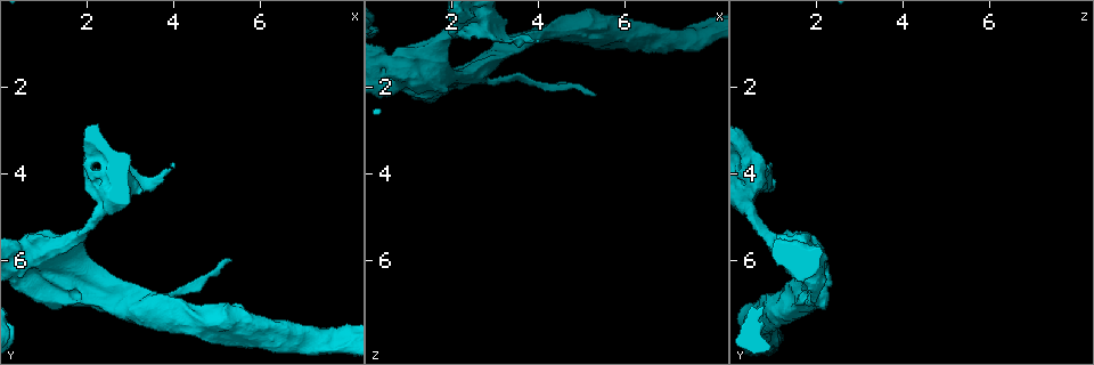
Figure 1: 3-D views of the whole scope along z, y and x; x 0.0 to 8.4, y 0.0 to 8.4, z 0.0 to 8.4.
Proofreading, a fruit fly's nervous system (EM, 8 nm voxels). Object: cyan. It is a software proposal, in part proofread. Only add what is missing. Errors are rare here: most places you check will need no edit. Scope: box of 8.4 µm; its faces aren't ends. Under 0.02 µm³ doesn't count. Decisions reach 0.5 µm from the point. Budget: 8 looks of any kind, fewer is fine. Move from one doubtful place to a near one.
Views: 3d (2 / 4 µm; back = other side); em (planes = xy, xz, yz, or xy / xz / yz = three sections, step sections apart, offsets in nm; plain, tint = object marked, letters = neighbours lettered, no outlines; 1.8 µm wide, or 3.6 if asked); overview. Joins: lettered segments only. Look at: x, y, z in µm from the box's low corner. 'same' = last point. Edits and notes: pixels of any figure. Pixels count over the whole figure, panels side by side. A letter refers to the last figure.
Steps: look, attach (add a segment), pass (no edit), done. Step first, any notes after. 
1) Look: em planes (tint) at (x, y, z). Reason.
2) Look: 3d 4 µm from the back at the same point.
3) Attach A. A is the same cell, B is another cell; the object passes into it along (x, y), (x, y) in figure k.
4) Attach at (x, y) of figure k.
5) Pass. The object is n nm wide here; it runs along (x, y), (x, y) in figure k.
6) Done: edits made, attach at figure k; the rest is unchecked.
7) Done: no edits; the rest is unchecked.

Look: 3d 2 µm at (5.30, 6.00, 2.15). Free end.

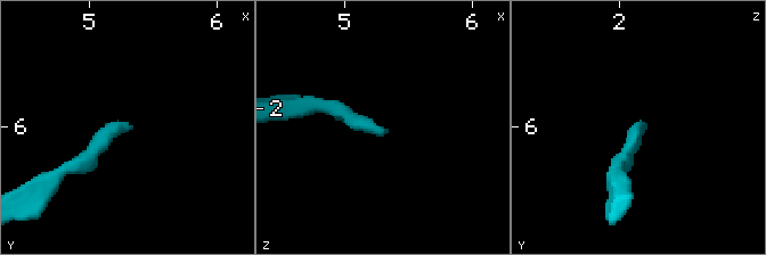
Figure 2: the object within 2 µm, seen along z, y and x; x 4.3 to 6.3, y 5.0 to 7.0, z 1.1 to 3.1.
Look: em planes (letters) at (5.30, 5.98, 2.16). Need the tissue.

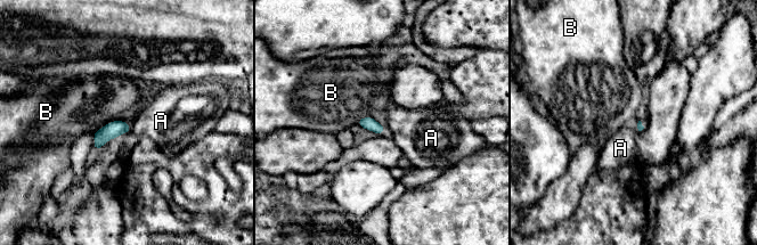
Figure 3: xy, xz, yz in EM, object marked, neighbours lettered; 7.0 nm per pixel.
Pass. A and B are other cells; a border runs along (131, 127), (129, 130) in figure 3; no lettered segment goes on from it.

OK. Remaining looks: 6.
Look: 3d 2 µm at (3.00, 6.45, 1.35). Stops while still wide.

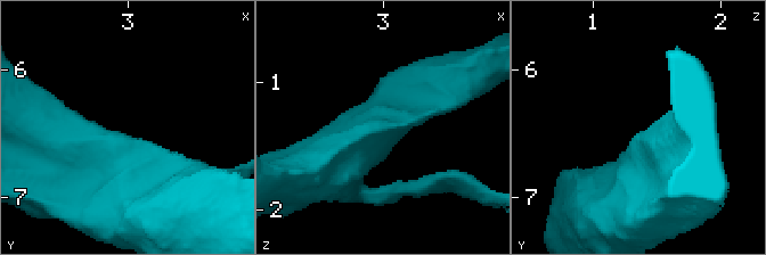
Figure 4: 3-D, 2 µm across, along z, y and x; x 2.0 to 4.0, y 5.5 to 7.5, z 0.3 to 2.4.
Look: em planes (plain) at (3.02, 6.52, 1.36). Shape alone is not enough.

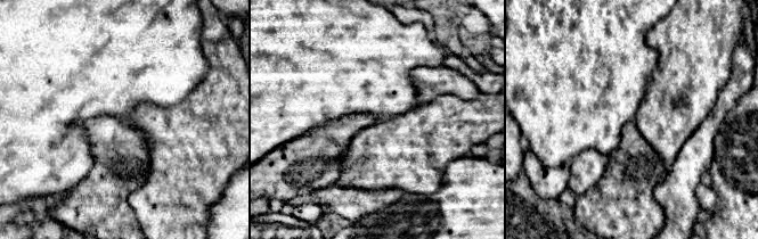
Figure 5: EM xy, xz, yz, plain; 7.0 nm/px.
Look: em planes (letters) at the same point. See the neighbours.

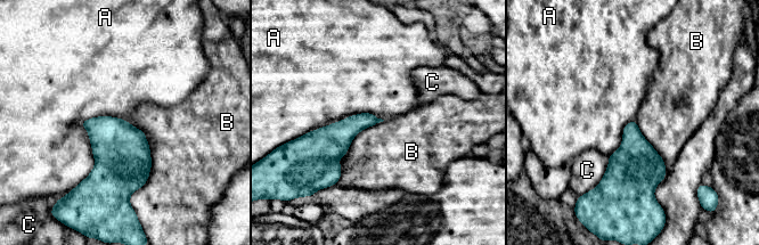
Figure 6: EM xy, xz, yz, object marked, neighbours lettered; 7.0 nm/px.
Pass. A, B and C are other cells; a border runs along (124, 119), (76, 185) in figure 6; none of them fits.

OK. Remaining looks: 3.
Look: 3d 4 µm from the back at (1.25, 6.70, 2.05).

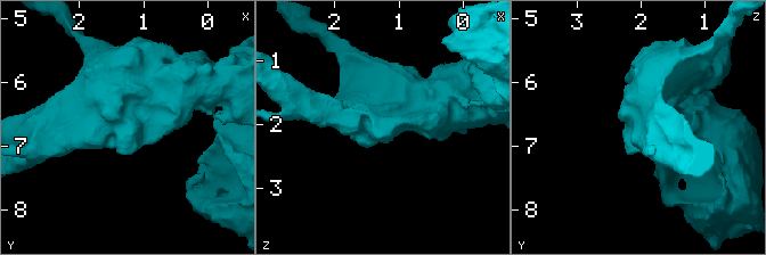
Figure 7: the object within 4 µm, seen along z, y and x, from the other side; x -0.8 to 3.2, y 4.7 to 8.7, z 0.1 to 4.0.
Look: em 3.6 µm planes (tint) at (1.30, 6.70, 2.10). Now the EM.

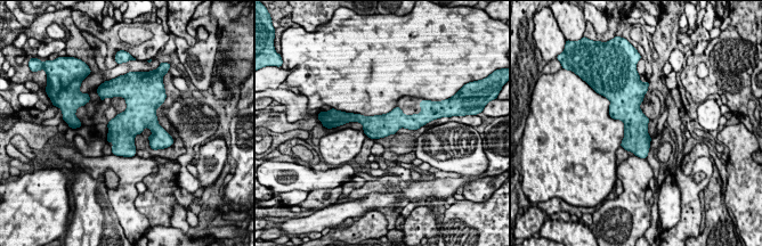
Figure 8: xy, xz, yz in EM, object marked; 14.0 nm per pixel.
Look: em 3.6 µm planes (letters) at the same point. See the neighbours.

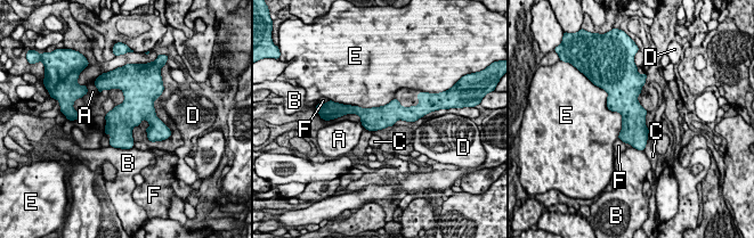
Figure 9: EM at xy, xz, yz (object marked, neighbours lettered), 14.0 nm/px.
Pass. A, B, C, D, E and F are other cells; a border runs along (607, 92), (621, 114), (618, 138) in figure 9; no lettered segment goes on from it.

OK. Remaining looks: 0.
Done: no edits; the rest is unchecked.

